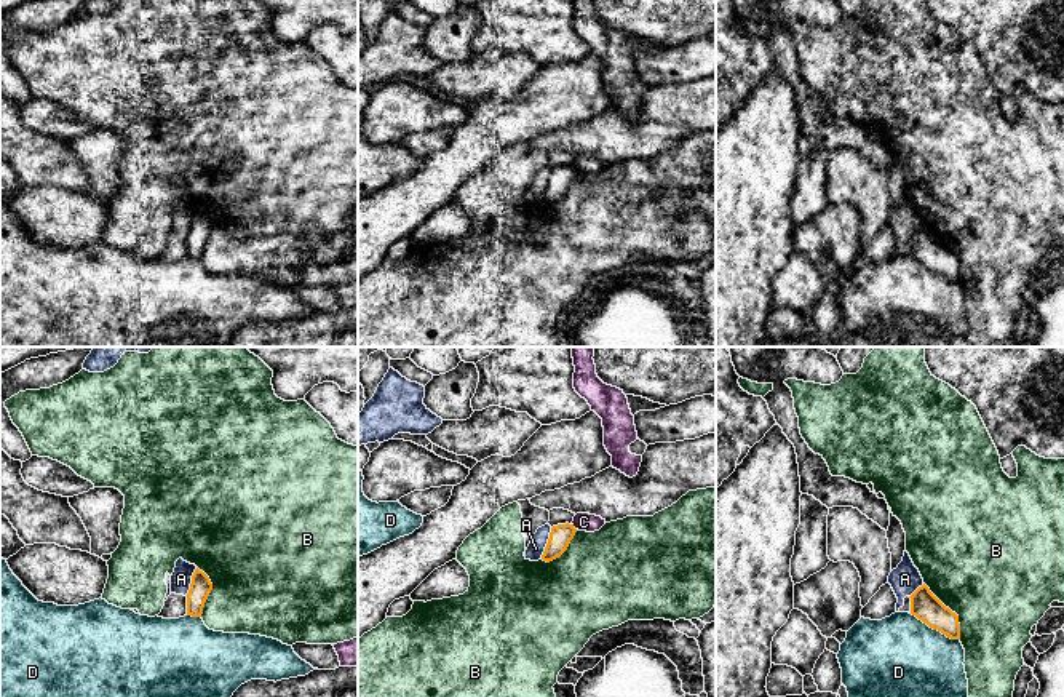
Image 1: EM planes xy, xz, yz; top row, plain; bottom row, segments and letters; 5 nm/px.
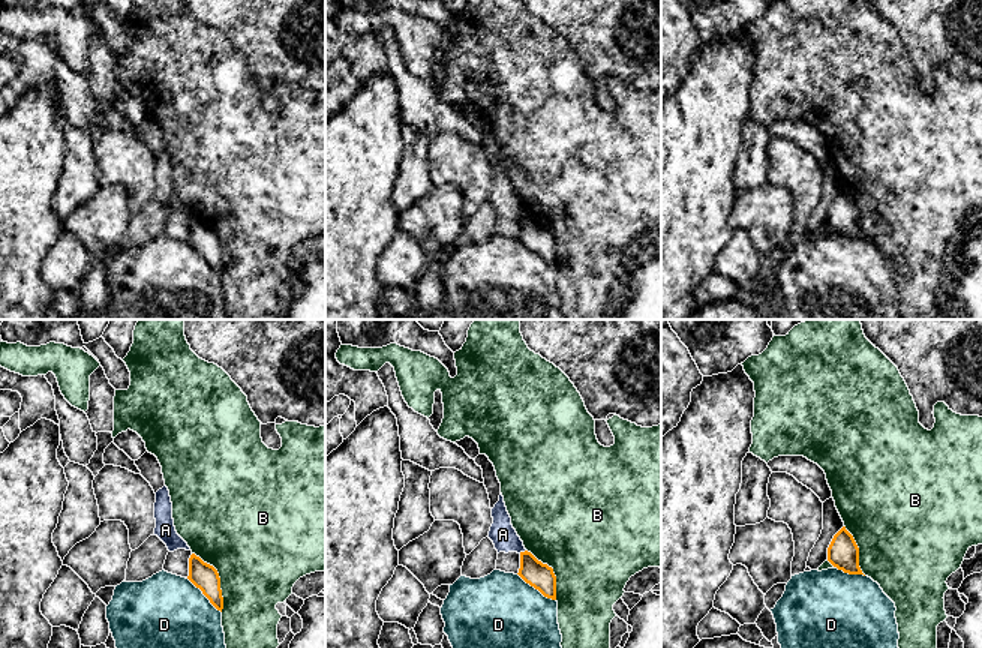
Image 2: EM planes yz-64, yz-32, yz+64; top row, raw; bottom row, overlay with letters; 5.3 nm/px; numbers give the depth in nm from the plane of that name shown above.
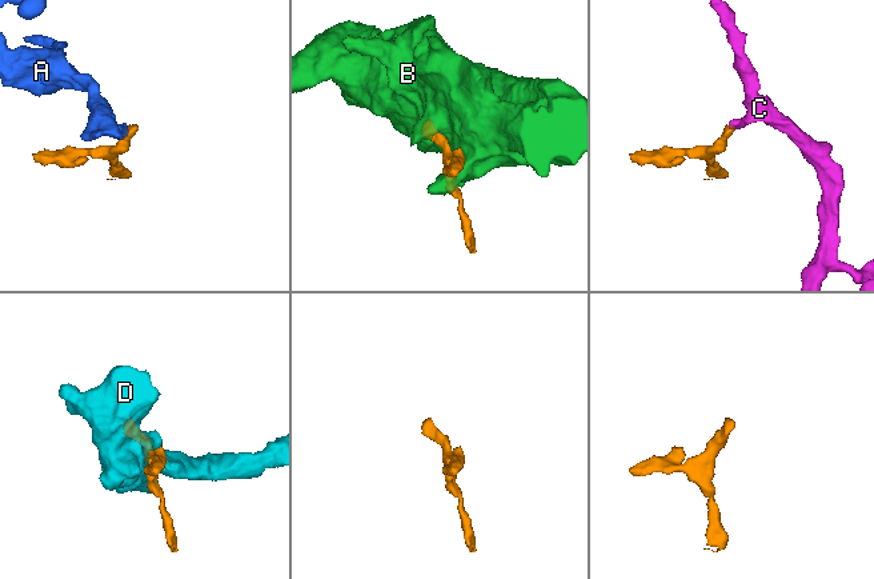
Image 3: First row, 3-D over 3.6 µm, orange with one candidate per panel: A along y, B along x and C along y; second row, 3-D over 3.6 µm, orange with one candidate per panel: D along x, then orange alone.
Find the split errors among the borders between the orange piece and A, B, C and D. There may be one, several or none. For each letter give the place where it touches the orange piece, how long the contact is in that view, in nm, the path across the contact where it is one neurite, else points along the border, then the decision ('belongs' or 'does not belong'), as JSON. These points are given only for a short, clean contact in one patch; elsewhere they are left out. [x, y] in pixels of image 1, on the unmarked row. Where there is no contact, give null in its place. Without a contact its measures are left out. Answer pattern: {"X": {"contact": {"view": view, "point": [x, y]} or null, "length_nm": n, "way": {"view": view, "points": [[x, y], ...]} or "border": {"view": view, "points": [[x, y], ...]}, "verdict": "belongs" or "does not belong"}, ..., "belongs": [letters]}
{"A": {"contact": {"view": "xz", "point": [547, 186]}, "length_nm": 170, "border": {"view": "xz", "points": [[551, 170], [540, 200]]}, "verdict": "does not belong"}, "B": {"contact": {"view": "yz", "point": [949, 251]}, "length_nm": 340, "verdict": "does not belong"}, "C": {"contact": {"view": "xz", "point": [572, 168]}, "length_nm": 40, "border": {"view": "xz", "points": [[572, 165], [575, 171]]}, "verdict": "does not belong"}, "D": {"contact": {"view": "yz", "point": [935, 270]}, "length_nm": 280, "verdict": "does not belong"}, "belongs": []}

